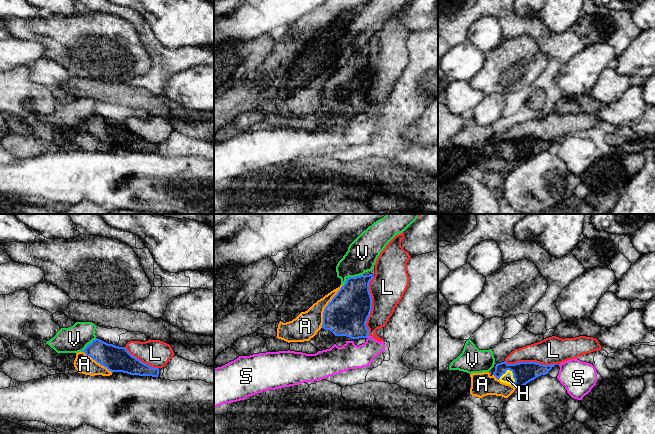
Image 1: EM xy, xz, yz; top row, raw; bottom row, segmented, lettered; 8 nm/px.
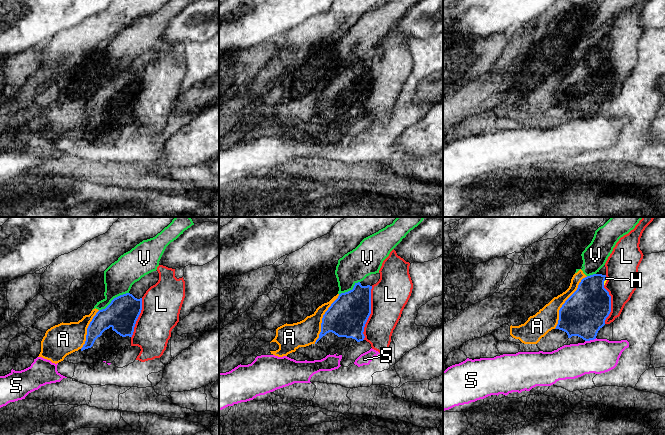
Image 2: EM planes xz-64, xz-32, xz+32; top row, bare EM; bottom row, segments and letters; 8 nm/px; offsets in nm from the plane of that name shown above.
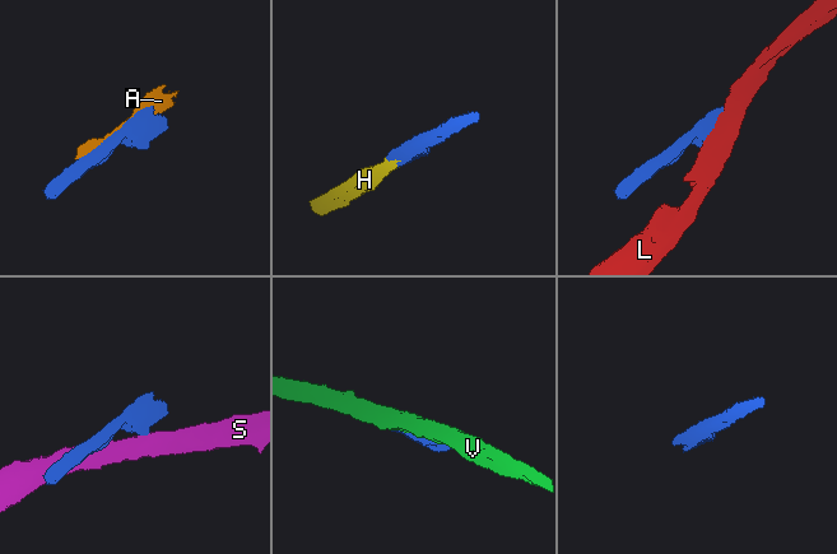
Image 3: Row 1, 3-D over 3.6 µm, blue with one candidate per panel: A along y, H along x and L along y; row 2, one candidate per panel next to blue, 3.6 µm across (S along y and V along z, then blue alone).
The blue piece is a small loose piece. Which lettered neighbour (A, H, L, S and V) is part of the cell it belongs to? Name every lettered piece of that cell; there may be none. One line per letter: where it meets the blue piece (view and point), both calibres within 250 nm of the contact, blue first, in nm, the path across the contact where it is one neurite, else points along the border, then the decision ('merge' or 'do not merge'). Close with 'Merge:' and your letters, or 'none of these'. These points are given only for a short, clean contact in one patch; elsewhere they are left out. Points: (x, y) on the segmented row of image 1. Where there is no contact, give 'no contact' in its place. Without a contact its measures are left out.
A: meets blue in xz at (326, 306); 340 nm thick on the blue side, 220 nm on the other; do not merge
H: meets blue in yz at (509, 369); 180 nm thick on the blue side, 90 nm on the other; runs through yz (523, 372), (509, 369), (507, 378); merge
L: meets blue in xz at (371, 306); 340 nm thick on the blue side, 280 nm on the other; do not merge
S: meets blue in xz at (367, 336); 340 nm thick on the blue side, 200 nm on the other; border along xz (368, 335), (366, 337); do not merge
V: meets blue in xz at (352, 277); 320 nm thick on the blue side, 240 nm on the other; do not merge
Merge: H

